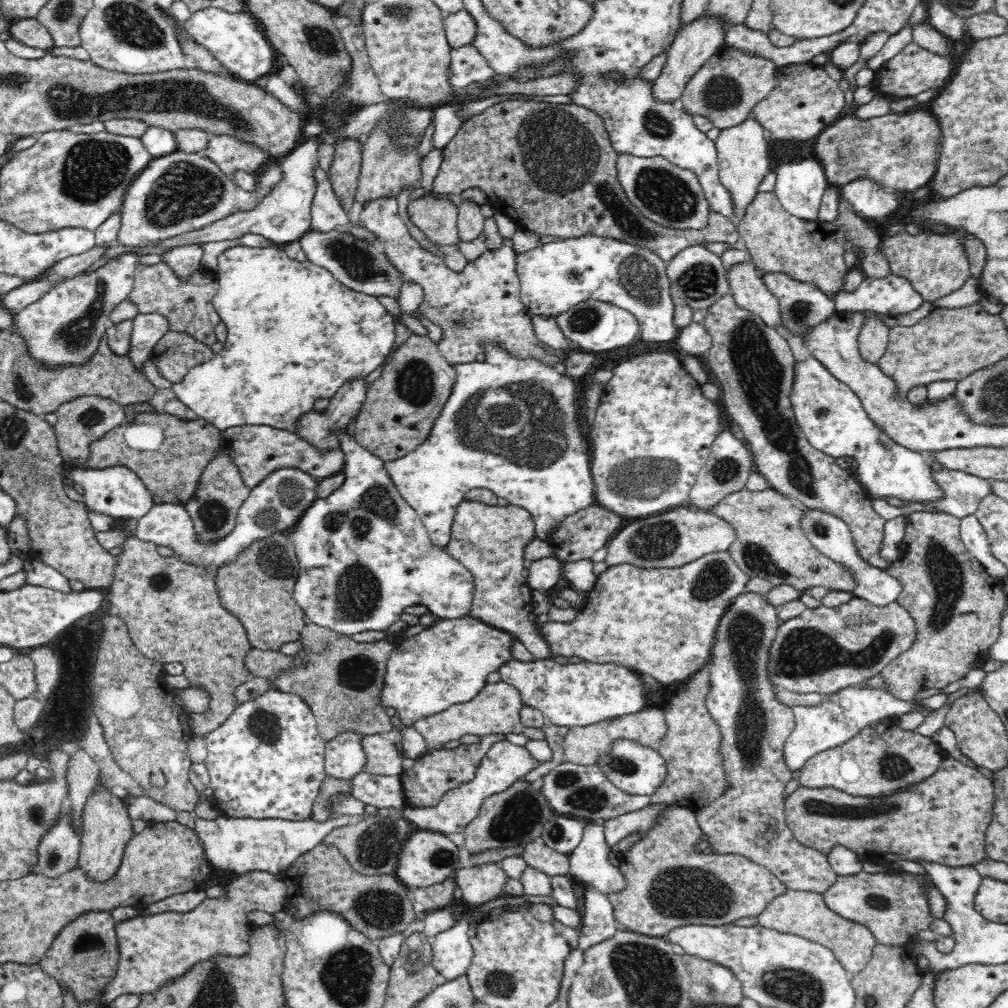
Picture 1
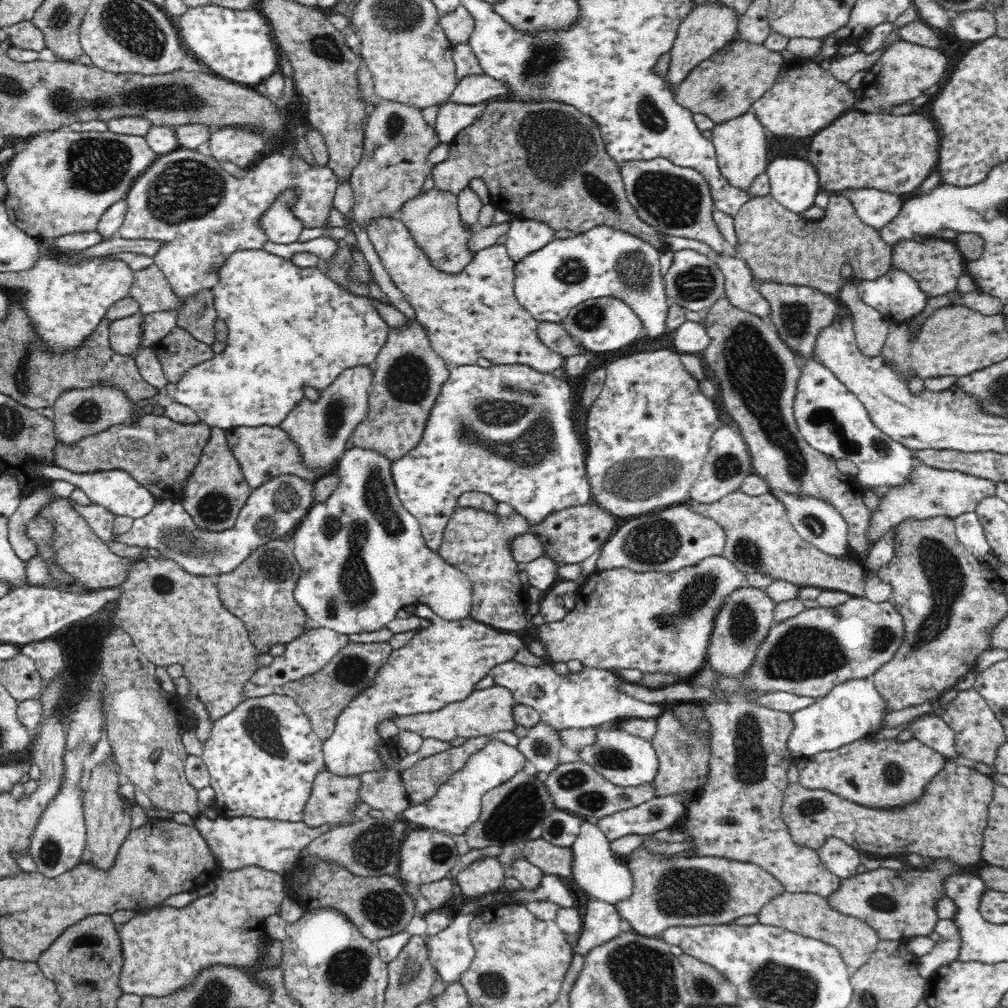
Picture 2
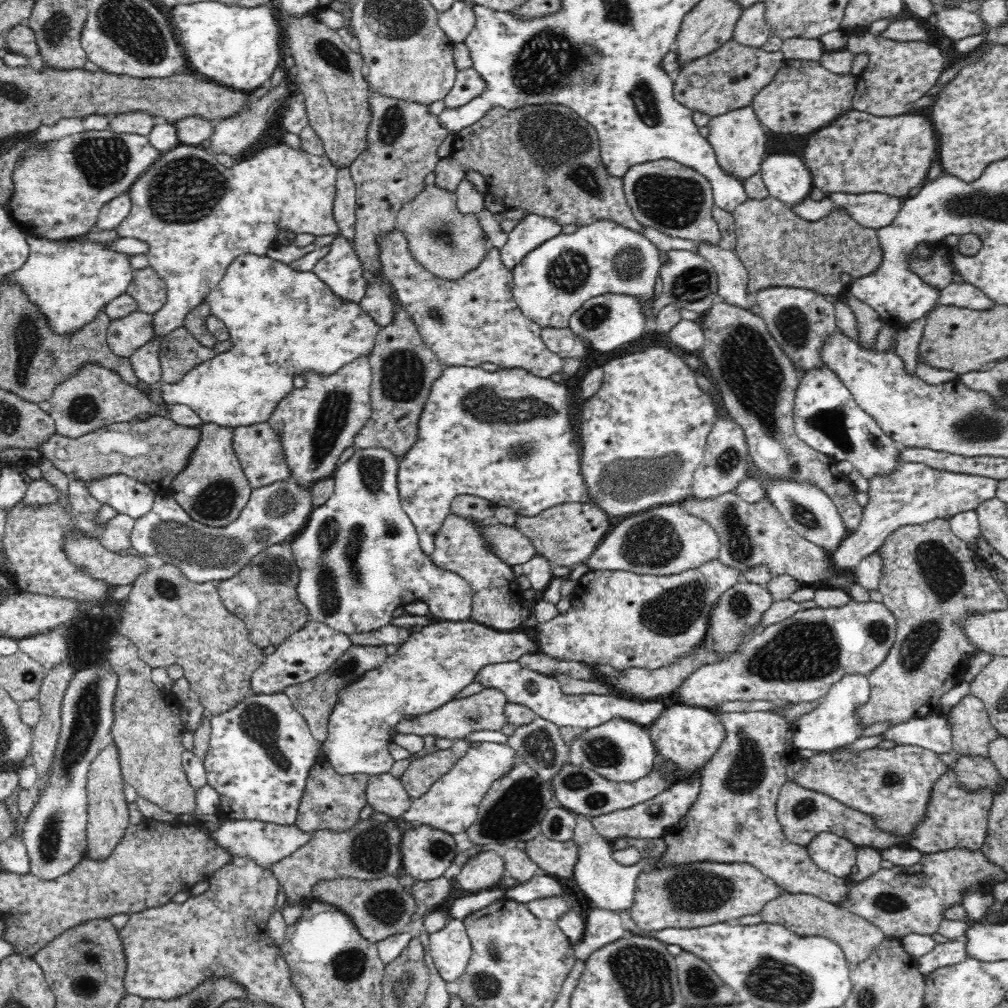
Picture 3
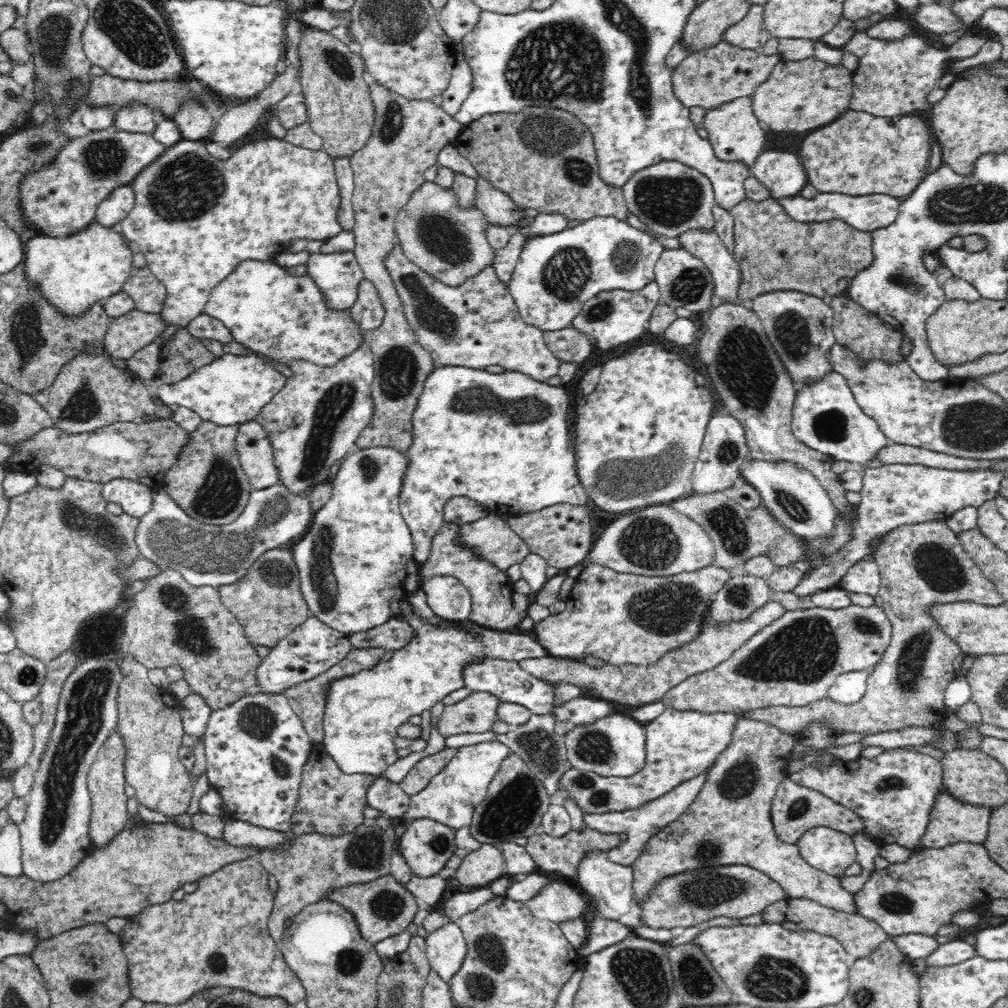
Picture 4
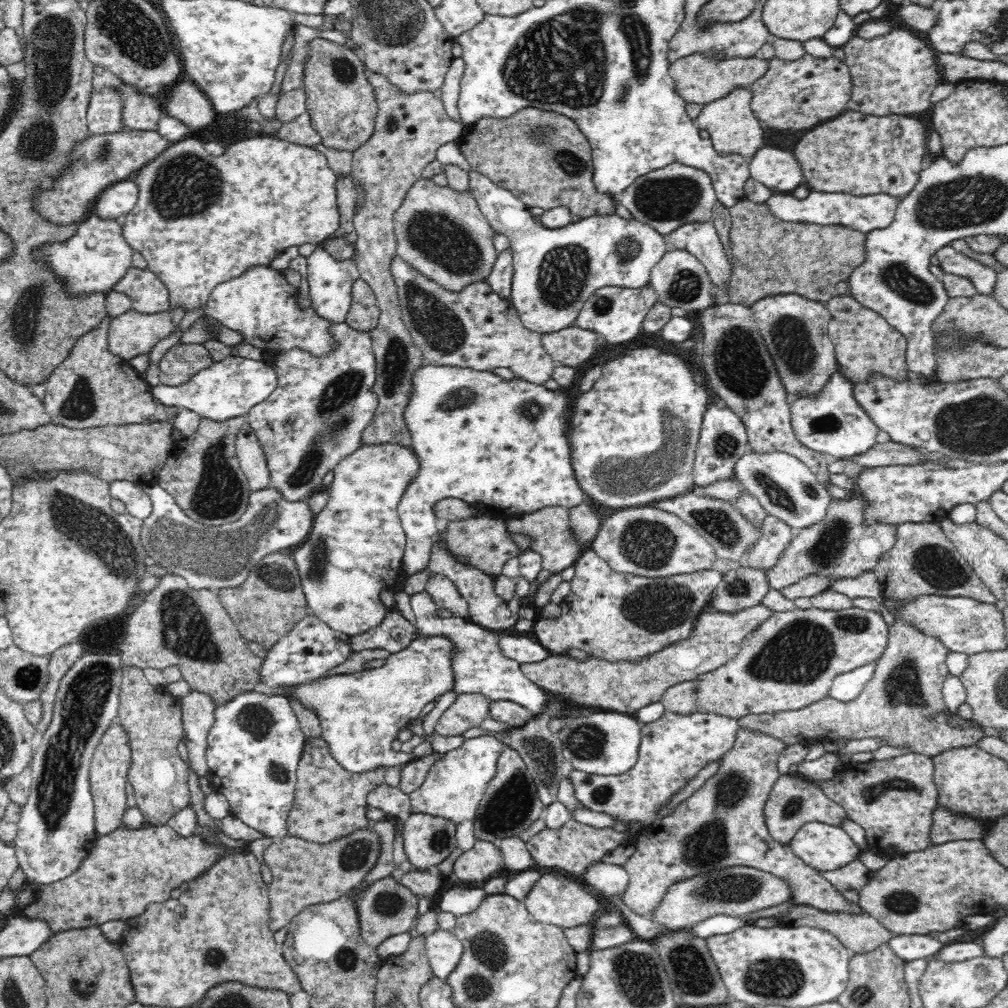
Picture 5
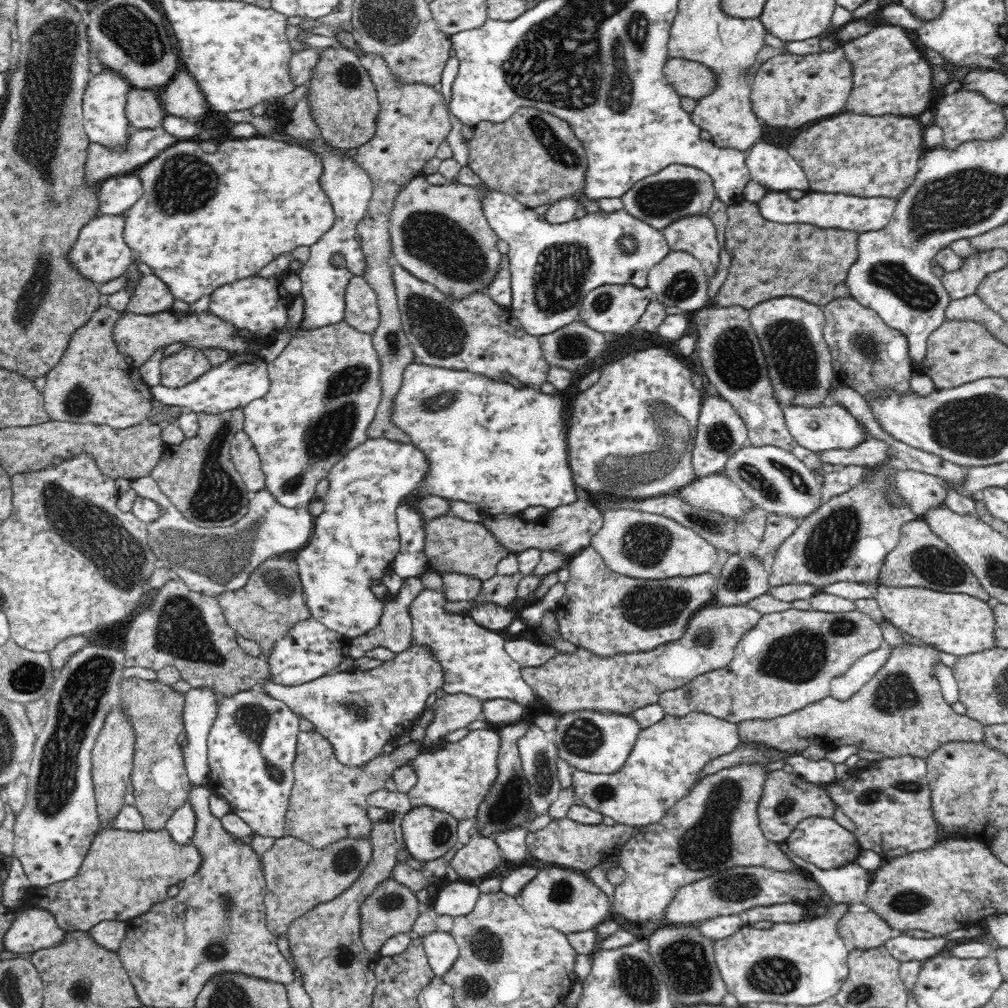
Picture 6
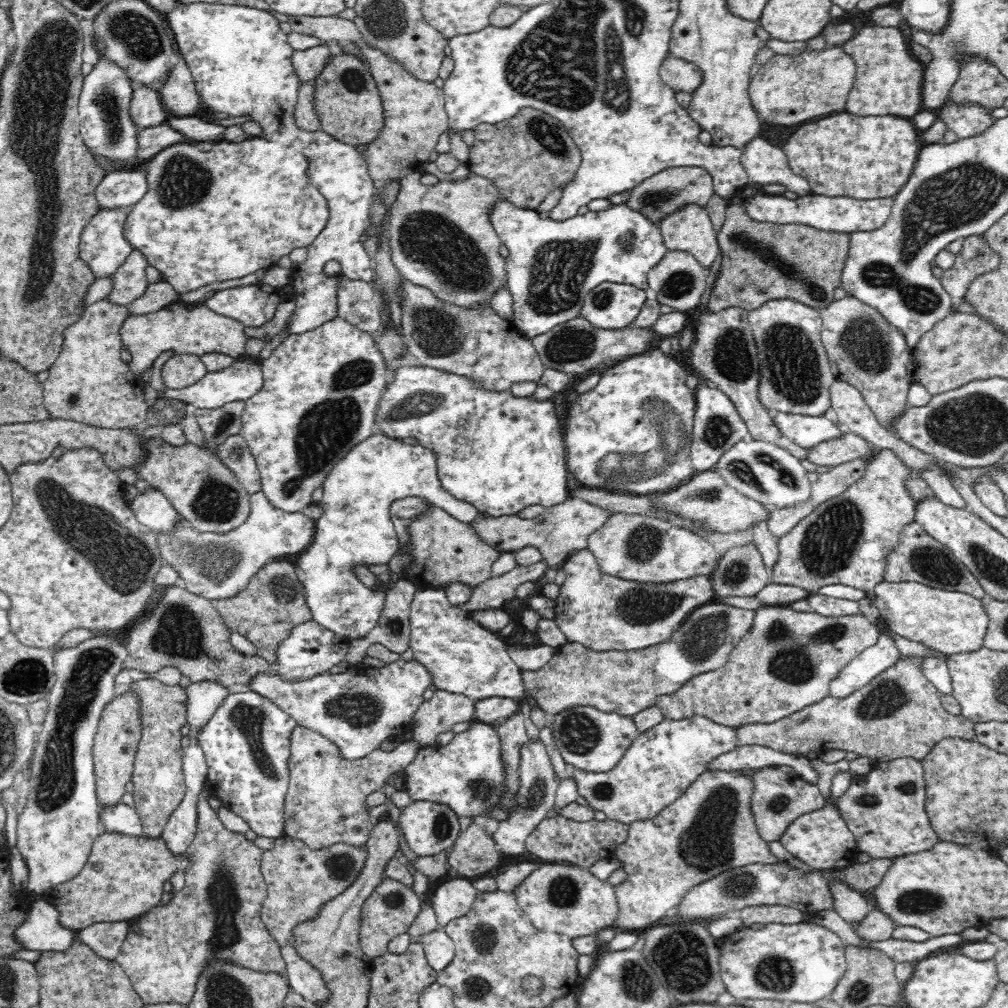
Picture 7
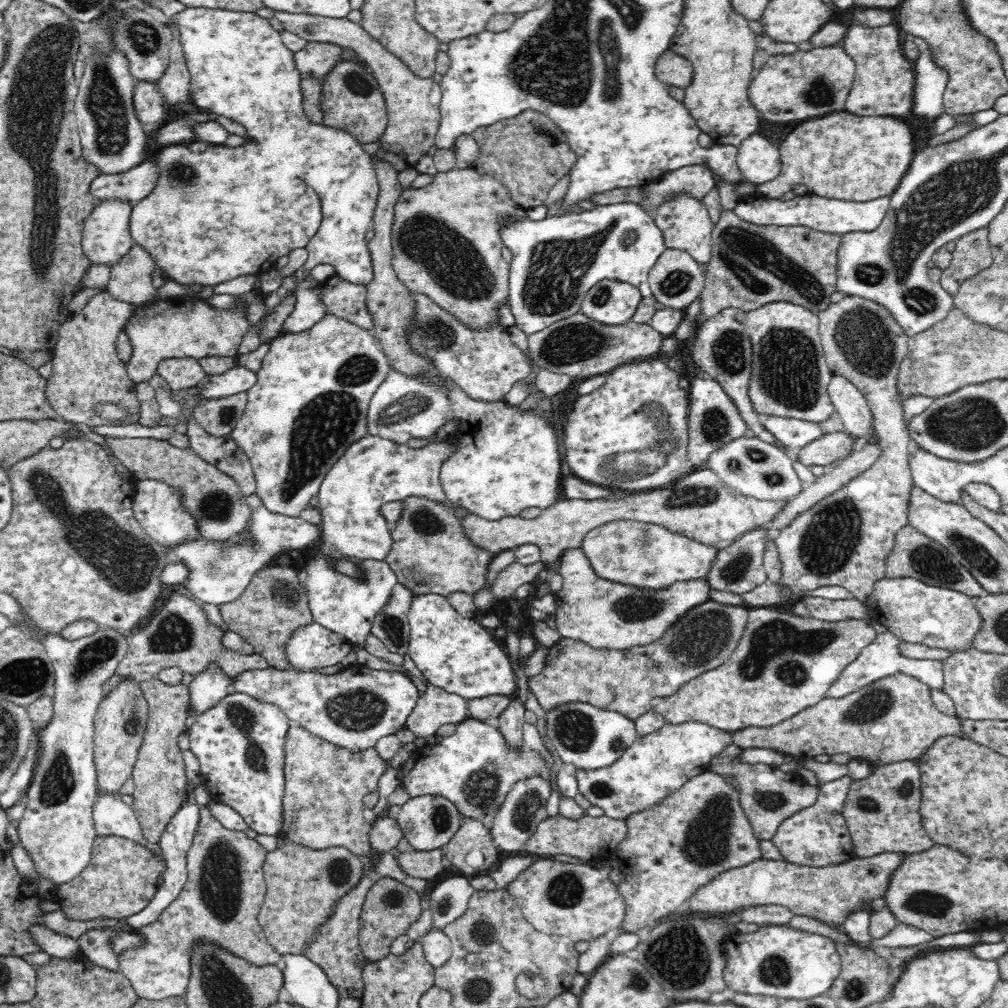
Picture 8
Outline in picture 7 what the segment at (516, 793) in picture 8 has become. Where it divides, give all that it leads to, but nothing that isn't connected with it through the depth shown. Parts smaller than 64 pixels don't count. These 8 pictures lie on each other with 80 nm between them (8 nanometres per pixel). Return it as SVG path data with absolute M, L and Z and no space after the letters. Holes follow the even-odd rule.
M539 736L530 737L520 750L522 762L519 766L519 779L521 787L517 792L519 794L517 796L519 807L511 814L509 819L498 823L499 828L493 838L503 855L518 857L518 860L520 860L522 855L528 854L525 848L526 838L546 818L548 810L554 807L559 785L549 752Z

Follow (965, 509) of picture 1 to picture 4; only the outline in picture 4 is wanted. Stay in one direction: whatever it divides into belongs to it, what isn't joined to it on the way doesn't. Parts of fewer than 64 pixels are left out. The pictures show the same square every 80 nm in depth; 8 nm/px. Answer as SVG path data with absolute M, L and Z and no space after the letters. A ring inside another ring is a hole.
M887 464L877 468L868 467L863 472L862 500L857 509L850 540L830 554L824 564L808 573L793 588L798 596L811 596L818 591L838 586L841 578L856 563L874 552L878 542L891 530L905 524L920 524L931 520L946 521L957 510L976 510L983 502L998 495L1001 481L1006 477L1002 471L966 471L930 468L921 464Z

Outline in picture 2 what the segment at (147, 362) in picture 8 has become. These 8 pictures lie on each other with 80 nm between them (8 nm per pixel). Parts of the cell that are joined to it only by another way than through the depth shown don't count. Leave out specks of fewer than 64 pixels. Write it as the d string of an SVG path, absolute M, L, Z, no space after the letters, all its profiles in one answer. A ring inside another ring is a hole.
M142 313L109 323L109 343L112 351L120 355L135 356L139 350Z

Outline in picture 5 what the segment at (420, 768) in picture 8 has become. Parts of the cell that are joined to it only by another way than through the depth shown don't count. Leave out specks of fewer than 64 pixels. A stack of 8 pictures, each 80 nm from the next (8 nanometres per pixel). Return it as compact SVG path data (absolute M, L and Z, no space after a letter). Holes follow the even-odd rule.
M418 628L415 634L414 640L404 650L390 653L386 663L380 667L324 676L289 688L289 693L315 710L330 754L349 773L362 774L415 761L417 756L392 749L392 742L397 739L399 730L418 717L428 702L453 690L452 661L457 646L447 636L428 636ZM484 735L469 738L459 748L445 752L444 758L437 760L429 770L420 791L409 795L411 806L408 814L430 814L444 820L452 821L456 825L464 822L464 820L472 821L475 816L475 810L485 795L488 783L492 780L494 774L496 774L497 760L505 748L505 744L500 742L500 739L494 736Z

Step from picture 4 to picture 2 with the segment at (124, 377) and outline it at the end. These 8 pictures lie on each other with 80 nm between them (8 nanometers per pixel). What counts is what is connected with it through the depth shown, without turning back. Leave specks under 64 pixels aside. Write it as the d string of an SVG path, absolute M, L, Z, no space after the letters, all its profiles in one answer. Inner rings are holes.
M96 387L90 390L70 390L70 392L62 393L58 400L54 403L54 418L53 424L55 427L55 435L57 442L62 441L64 445L77 445L83 438L102 433L103 430L108 430L112 426L123 425L128 422L136 408L134 401L126 399L124 393L113 388Z

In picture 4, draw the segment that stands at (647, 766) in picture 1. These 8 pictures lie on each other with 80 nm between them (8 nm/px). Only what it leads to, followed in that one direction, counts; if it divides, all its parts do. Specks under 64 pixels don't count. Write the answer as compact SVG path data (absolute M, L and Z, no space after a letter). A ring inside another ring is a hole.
M622 713L608 715L591 725L575 726L564 737L567 759L578 770L588 770L603 777L626 778L639 773L646 764L645 724Z

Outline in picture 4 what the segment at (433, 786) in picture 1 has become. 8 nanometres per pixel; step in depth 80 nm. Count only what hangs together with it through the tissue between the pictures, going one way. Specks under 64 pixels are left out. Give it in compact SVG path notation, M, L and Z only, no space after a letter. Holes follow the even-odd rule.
M446 747L442 751L426 756L410 769L409 773L399 782L402 790L414 796L424 790L434 778L459 751L459 748Z

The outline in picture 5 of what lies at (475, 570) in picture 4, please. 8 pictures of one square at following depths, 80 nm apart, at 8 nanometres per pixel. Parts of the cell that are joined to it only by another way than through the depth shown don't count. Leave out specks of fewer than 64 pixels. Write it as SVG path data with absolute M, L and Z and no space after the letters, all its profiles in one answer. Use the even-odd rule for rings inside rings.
M443 531L434 539L428 566L426 566L424 570L416 572L416 574L409 575L403 590L410 595L416 594L416 592L422 592L430 577L435 574L447 576L457 586L460 594L468 601L468 619L472 623L478 624L480 627L492 630L493 632L501 632L502 630L514 628L520 620L518 613L512 613L508 609L507 602L496 594L496 576L476 568L473 564L459 560L459 558L445 546Z

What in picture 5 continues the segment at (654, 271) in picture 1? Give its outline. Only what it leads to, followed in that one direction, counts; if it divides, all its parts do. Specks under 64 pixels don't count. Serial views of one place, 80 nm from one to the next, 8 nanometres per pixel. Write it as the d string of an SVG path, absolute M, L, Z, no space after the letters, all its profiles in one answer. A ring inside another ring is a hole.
M472 170L468 173L469 192L472 193L473 200L476 201L493 230L508 235L511 242L513 283L511 284L510 301L516 307L523 325L534 332L548 334L574 326L583 304L598 289L607 286L637 289L648 285L652 267L671 248L667 237L656 232L652 227L636 219L625 220L617 214L583 218L557 229L544 227L540 221L534 221L529 207L509 190L497 187L479 172Z

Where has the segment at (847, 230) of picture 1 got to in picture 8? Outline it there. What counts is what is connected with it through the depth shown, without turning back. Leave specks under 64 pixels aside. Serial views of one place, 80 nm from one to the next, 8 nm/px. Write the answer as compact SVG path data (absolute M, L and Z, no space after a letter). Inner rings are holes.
M724 209L720 220L713 225L711 232L713 254L705 269L705 287L700 300L701 310L697 320L704 322L727 308L739 308L746 312L756 310L768 302L794 302L818 314L826 310L832 300L832 292L837 290L837 250L843 235L823 233L807 226L758 226L737 216L734 209Z

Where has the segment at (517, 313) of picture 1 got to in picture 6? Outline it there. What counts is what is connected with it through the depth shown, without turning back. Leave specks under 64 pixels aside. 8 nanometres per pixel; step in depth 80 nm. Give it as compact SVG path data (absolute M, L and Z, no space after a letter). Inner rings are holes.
M395 261L392 269L403 329L412 349L416 352L418 364L453 370L468 370L494 379L494 381L502 380L502 374L508 373L524 386L540 387L547 382L548 372L552 367L546 363L539 337L528 334L510 308L496 304L485 290L474 290L468 296L454 298L440 292L433 284L416 278Z

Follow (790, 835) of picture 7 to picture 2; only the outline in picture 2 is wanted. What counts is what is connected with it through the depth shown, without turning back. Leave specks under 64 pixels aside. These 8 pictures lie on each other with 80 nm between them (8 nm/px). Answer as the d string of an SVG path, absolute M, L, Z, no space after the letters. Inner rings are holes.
M839 839L828 840L818 849L820 861L837 877L848 878L858 874L862 864L861 856L856 849Z

